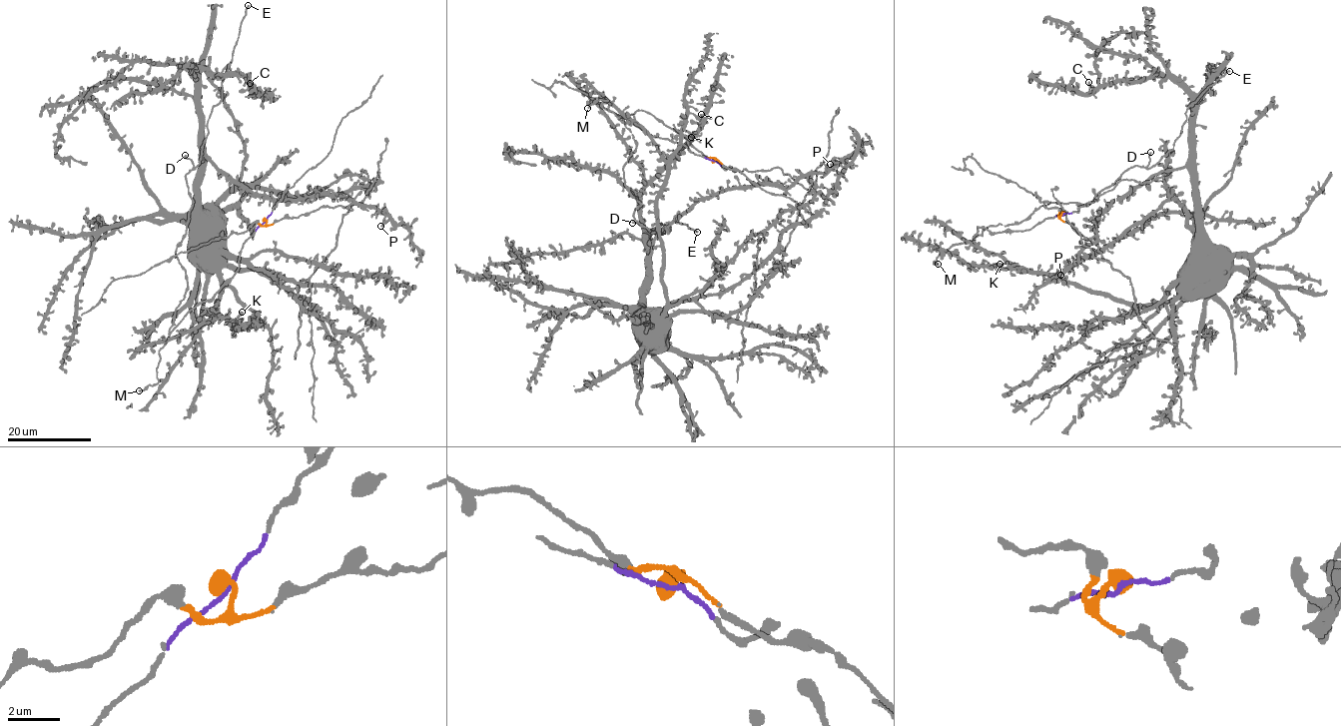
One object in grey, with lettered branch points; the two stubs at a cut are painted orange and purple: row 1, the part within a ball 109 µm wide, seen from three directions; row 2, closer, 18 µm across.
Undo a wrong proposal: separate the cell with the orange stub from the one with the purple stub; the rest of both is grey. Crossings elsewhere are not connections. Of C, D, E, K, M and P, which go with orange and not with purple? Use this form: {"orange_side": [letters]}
{"orange_side": ["C", "K", "P"]}

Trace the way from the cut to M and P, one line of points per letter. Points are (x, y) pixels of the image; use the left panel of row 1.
M: (265, 221), (241, 250), (234, 275), (211, 300), (192, 309), (168, 336), (159, 354), (158, 381), (138, 390)
P: (265, 220), (351, 209), (311, 278), (255, 269), (201, 216), (199, 147), (253, 193), (342, 195), (380, 226)

